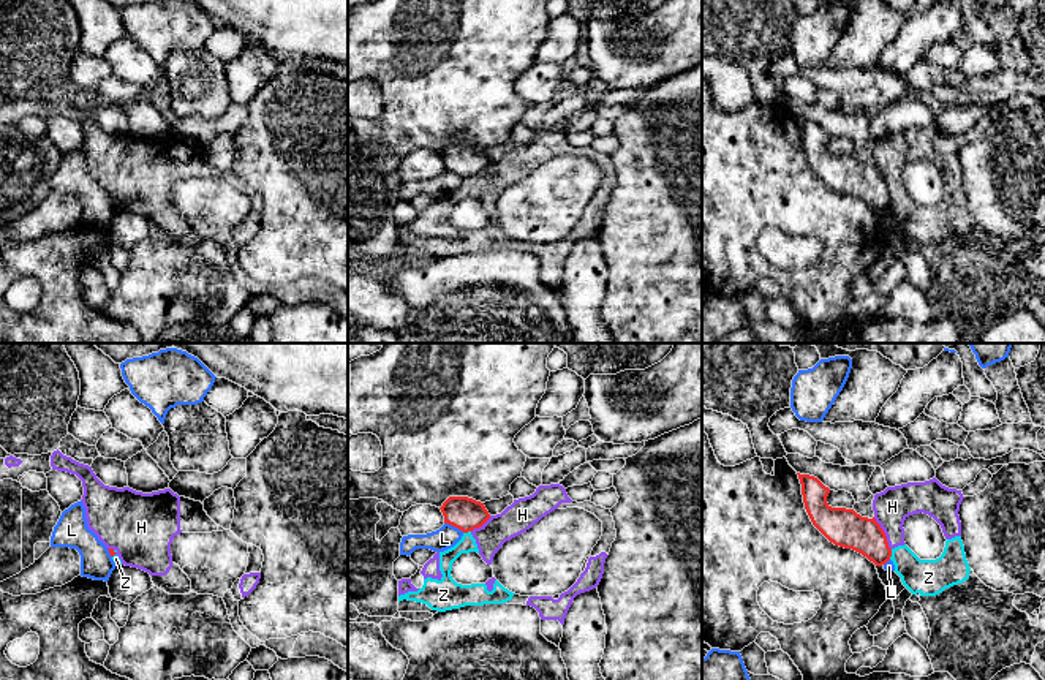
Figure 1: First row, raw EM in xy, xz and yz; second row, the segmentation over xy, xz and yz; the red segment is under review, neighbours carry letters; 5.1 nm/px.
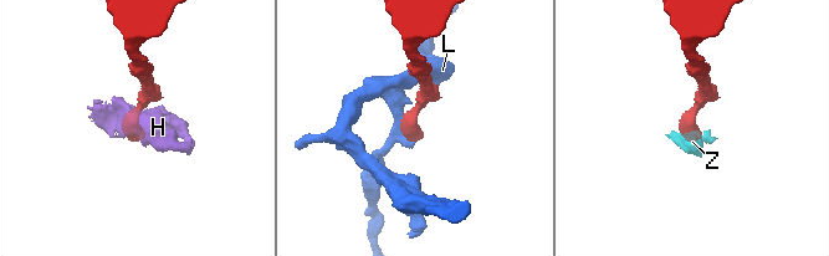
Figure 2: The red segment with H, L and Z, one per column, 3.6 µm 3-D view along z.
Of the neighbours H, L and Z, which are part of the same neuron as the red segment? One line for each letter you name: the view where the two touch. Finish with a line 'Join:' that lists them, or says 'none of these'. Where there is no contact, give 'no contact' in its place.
Join: none of these

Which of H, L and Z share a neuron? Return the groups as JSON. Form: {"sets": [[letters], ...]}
{"sets": [["H", "Z"], ["L"]]}

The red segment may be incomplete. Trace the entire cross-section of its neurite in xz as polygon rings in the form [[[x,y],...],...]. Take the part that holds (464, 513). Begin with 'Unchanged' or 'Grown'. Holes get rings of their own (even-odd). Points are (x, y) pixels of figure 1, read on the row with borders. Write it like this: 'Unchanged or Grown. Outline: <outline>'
Unchanged. Outline: [[[449,497],[440,509],[444,516],[444,523],[463,533],[482,527],[490,519],[484,503],[468,497]]]

